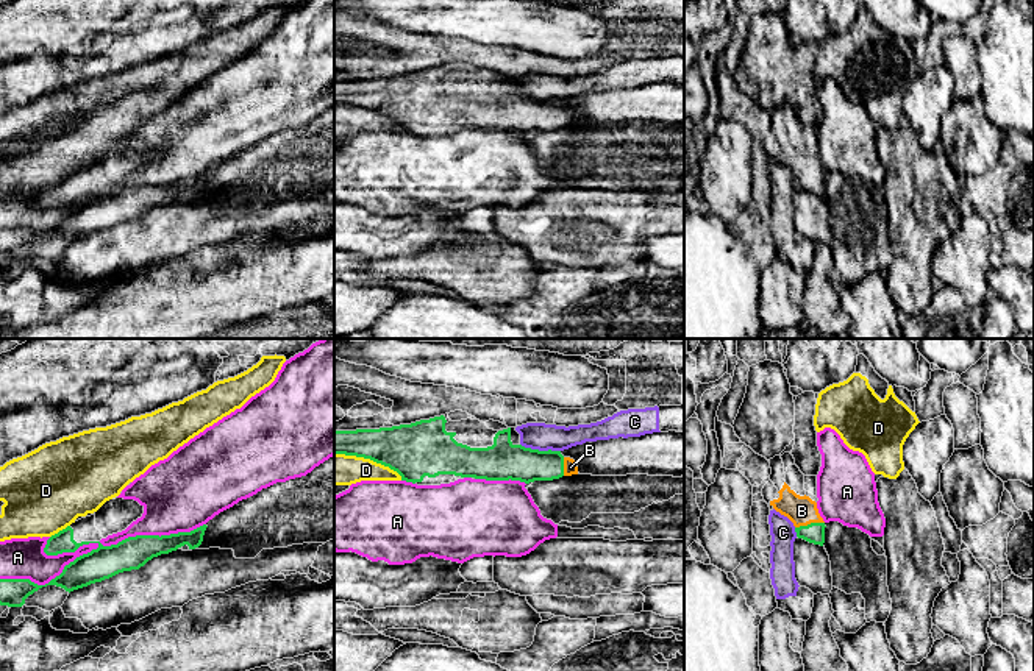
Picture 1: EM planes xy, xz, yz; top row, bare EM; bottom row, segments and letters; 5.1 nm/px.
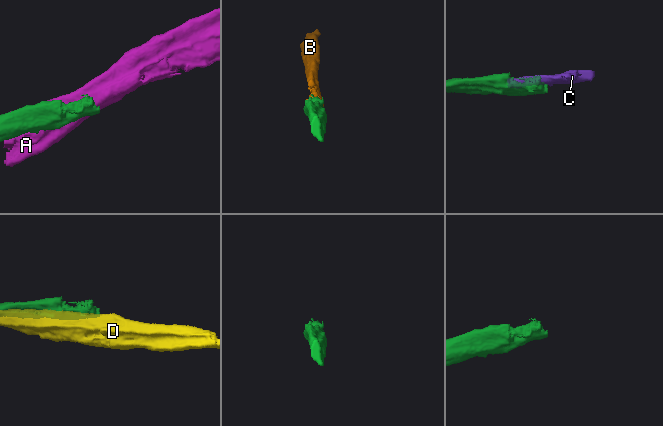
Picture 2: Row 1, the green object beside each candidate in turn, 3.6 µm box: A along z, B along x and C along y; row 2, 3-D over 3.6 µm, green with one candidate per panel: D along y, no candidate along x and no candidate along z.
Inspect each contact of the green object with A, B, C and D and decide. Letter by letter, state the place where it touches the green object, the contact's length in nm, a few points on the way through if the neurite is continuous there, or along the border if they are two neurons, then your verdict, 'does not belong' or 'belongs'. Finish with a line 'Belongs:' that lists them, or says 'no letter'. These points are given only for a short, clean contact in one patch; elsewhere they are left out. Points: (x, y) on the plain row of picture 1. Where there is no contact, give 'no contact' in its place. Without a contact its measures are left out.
A: contact xy (102, 195); length 1100 nm; does not belong
B: contact yz (811, 173); length 160 nm; belongs
C: contact xz (541, 102); length 220 nm; does not belong
D: contact xz (369, 108); length 380 nm; does not belong
Belongs: B

